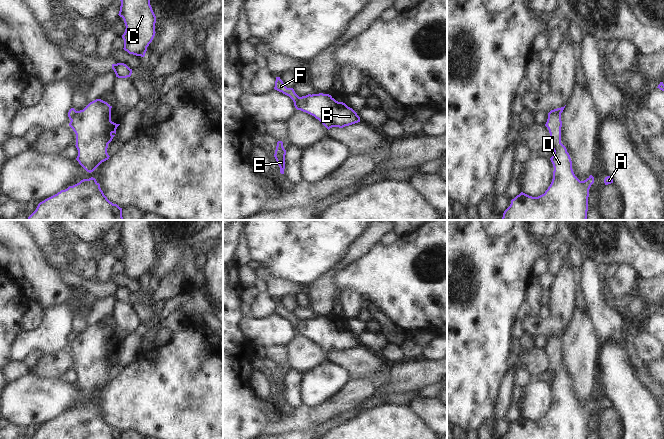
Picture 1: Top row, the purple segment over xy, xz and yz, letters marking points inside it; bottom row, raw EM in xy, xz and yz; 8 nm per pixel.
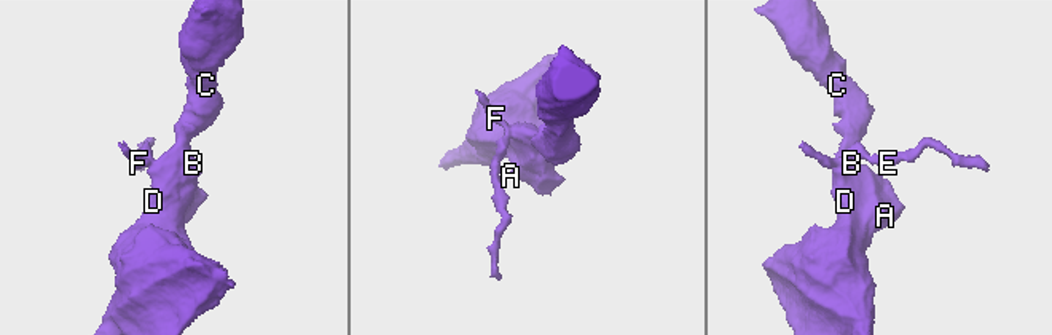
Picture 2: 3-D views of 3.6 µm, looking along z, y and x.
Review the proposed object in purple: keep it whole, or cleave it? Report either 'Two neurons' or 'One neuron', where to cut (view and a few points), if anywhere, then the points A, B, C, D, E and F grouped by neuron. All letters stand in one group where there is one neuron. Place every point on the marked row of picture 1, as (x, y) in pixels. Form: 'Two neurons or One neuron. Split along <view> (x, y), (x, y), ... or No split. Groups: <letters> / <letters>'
Two neurons. Split along xz (300, 97), (298, 109). Groups: A B C D / E F.

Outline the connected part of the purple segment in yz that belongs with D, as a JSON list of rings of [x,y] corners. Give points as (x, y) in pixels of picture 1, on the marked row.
[[[549,113],[545,124],[550,133],[550,148],[554,155],[550,158],[554,171],[553,179],[544,194],[538,197],[529,196],[523,192],[511,200],[510,206],[504,211],[501,220],[586,220],[588,211],[589,189],[594,183],[590,175],[580,181],[572,169],[572,161],[566,147],[561,143],[561,114]]]

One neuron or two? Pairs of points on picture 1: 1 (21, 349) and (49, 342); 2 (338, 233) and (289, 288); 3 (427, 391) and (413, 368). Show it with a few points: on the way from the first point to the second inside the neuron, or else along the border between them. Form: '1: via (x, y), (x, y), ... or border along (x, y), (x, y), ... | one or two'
1: via (28, 344), (42, 342) | one
2: border along (271, 278), (286, 279), (301, 286) | two
3: border along (436, 382), (416, 391), (403, 393) | two

